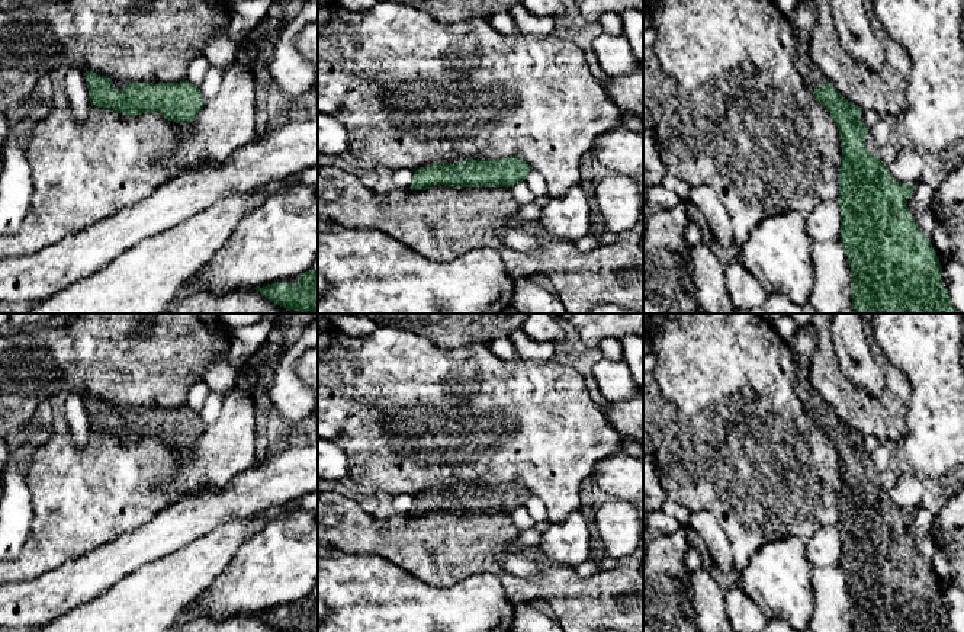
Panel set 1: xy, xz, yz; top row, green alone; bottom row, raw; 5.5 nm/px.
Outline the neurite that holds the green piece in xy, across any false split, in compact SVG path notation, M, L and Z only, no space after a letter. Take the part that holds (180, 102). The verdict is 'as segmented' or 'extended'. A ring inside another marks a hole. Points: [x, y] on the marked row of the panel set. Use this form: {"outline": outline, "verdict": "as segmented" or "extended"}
{"outline": "M86 71L90 103L122 115L161 113L176 123L192 123L205 105L200 89L180 83L131 83Z", "verdict": "extended"}

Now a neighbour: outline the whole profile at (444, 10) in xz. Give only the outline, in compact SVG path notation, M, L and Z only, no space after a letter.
M389 0L418 7L443 23L457 23L470 17L507 13L521 0Z

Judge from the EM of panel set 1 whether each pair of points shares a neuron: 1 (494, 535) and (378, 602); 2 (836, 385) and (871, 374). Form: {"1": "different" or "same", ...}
{"1": "different", "2": "different"}

